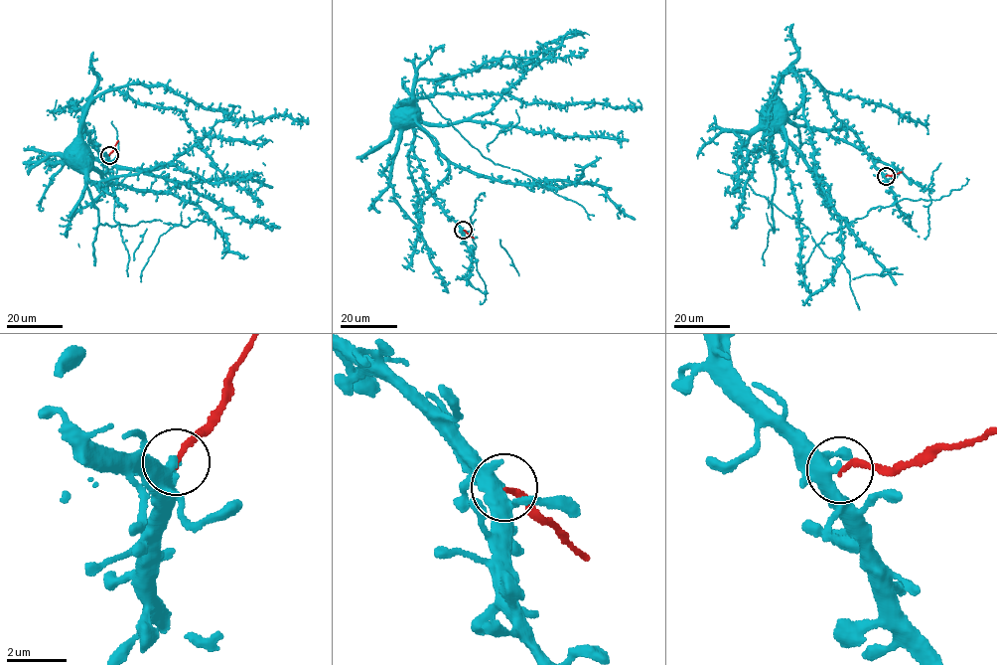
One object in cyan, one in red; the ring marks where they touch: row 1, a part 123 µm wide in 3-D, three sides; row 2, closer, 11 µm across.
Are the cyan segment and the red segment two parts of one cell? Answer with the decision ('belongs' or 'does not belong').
does not belong

